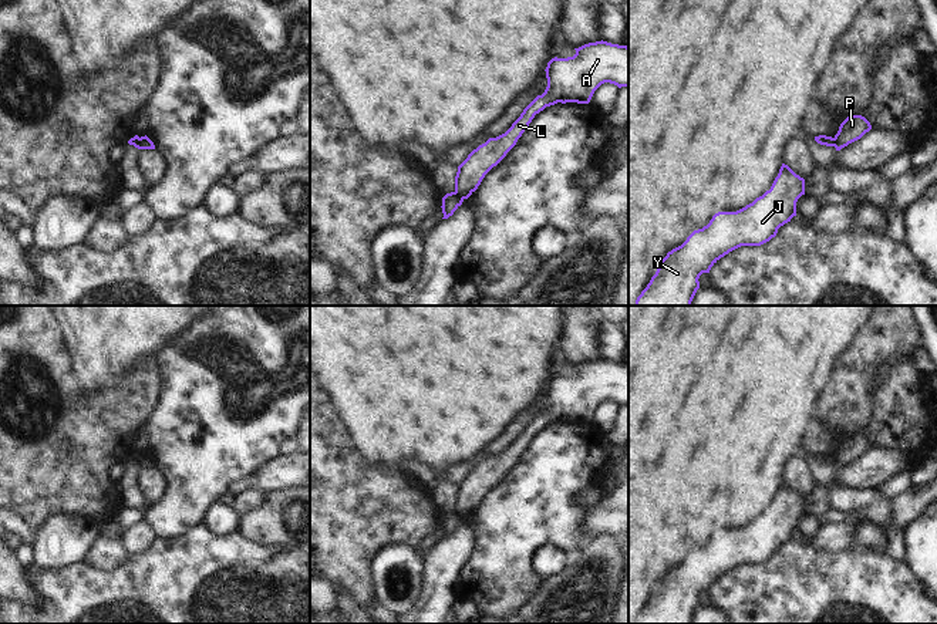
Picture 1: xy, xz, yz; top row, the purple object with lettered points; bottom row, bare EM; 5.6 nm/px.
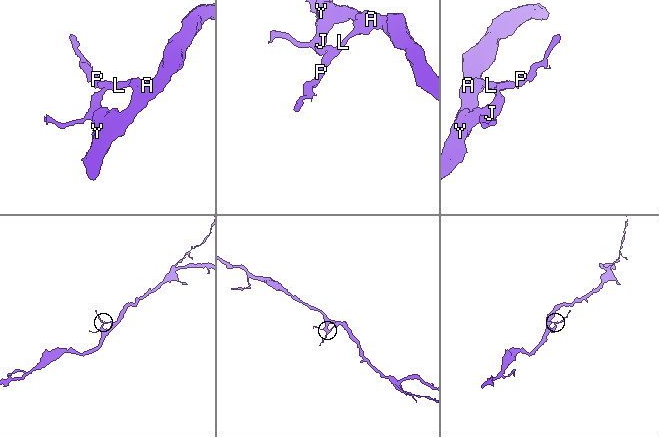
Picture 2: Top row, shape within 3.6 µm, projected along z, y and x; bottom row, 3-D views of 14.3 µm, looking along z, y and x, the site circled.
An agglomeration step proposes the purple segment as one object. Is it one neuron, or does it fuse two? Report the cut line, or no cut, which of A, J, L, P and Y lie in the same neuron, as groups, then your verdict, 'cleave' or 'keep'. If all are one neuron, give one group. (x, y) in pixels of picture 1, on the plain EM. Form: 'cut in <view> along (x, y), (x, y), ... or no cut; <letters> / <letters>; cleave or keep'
cut in xz along (454, 510), (462, 518); A J L Y / P; cleave

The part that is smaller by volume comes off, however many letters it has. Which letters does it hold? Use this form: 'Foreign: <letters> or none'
Foreign: P

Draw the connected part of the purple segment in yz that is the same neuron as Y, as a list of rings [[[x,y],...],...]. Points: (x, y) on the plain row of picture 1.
[[[782,482],[769,509],[737,530],[718,530],[702,547],[694,549],[687,559],[667,571],[634,624],[691,624],[700,607],[700,594],[729,570],[741,564],[761,564],[776,554],[778,547],[796,534],[796,520],[805,513],[805,497]]]

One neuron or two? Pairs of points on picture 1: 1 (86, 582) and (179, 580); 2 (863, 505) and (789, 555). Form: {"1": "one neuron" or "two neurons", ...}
{"1": "one neuron", "2": "two neurons"}

